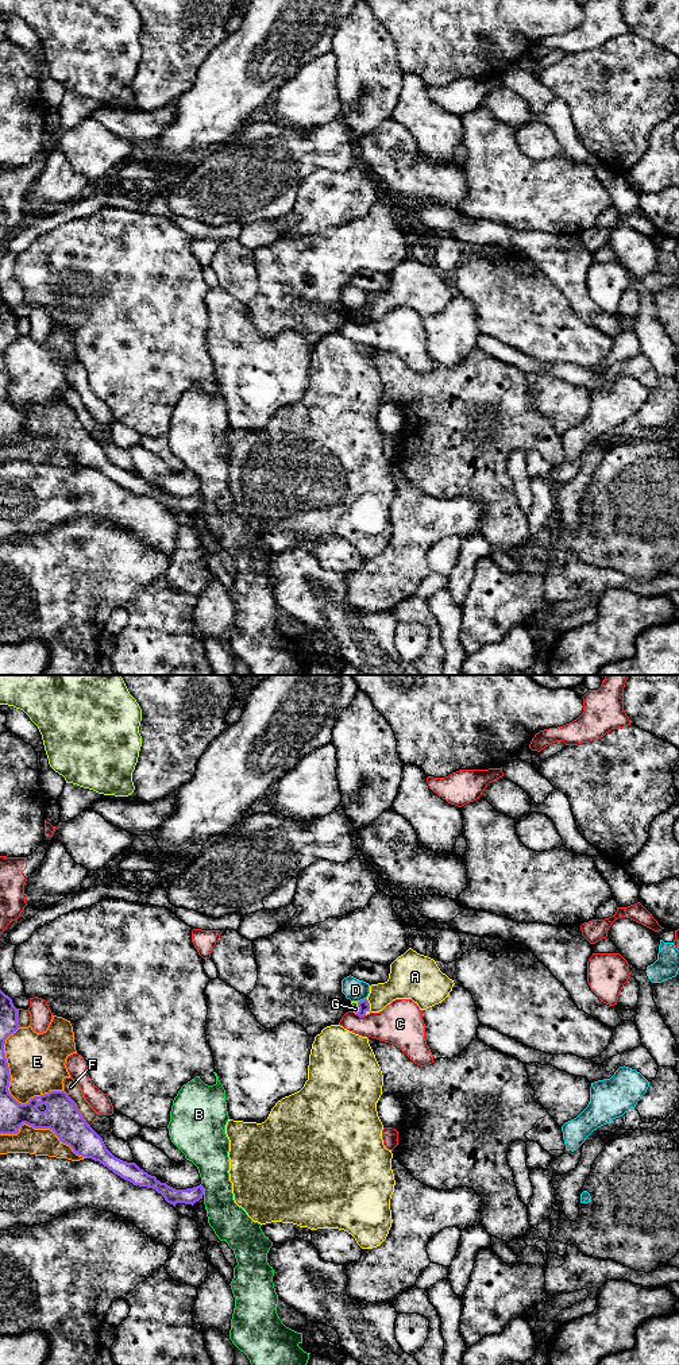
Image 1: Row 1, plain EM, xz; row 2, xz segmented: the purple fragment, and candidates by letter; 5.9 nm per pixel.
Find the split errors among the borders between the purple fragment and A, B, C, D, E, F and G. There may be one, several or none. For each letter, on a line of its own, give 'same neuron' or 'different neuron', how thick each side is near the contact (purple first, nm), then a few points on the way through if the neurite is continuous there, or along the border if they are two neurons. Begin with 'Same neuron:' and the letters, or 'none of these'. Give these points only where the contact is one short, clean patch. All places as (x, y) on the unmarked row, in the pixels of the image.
Same neuron: none of these
A: different neuron; calibres 70 and 190 nm
B: different neuron; calibres 100 and 240 nm
C: different neuron; calibres 70 and 260 nm
D: different neuron; calibres 70 and 140 nm; border xz (366, 307), (358, 311)
E: different neuron; calibres 160 and 340 nm
F: different neuron; calibres 200 and 90 nm
G: different neuron; calibres 70 and 50 nm; border xz (358, 311), (355, 322)

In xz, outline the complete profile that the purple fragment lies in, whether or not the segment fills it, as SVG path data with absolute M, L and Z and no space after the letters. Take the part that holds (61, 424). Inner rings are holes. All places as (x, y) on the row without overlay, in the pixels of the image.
M0 298L0 443L18 443L23 432L34 437L50 437L61 451L69 454L78 464L99 470L115 483L132 491L134 494L147 496L161 502L165 509L175 516L177 512L194 513L204 504L201 494L175 498L166 491L161 491L155 485L140 478L135 471L127 471L115 466L105 455L103 447L85 431L76 412L65 400L50 400L49 402L34 405L26 413L19 412L8 400L11 383L4 362L5 348L19 338L18 317L12 308Z

